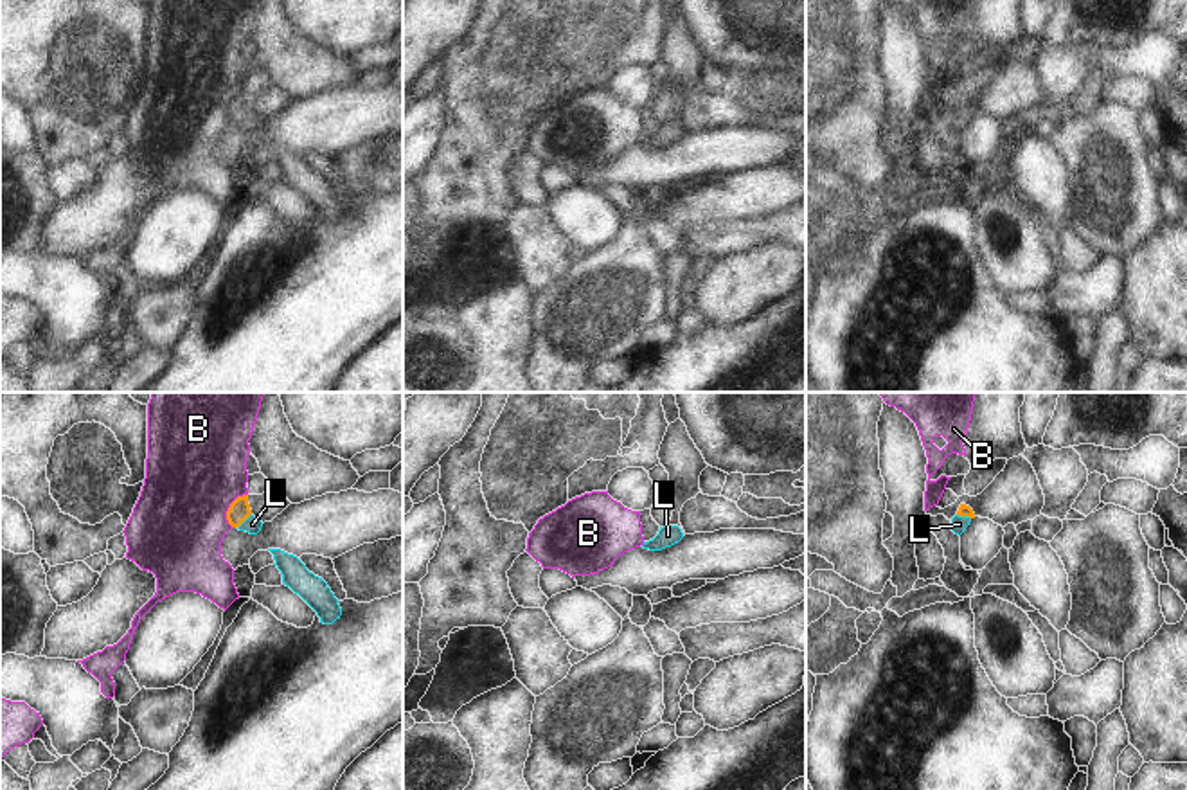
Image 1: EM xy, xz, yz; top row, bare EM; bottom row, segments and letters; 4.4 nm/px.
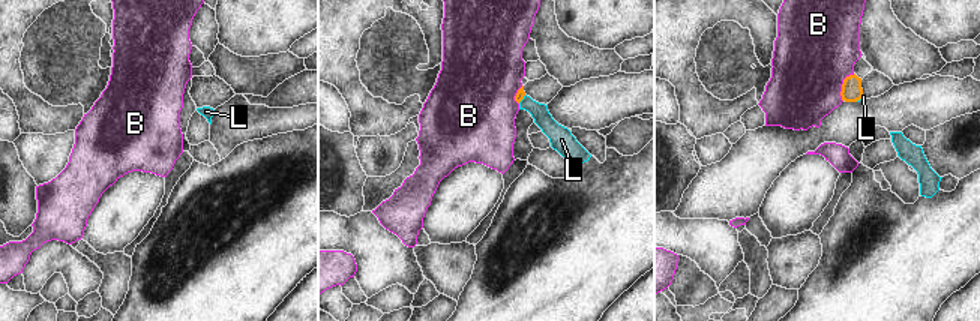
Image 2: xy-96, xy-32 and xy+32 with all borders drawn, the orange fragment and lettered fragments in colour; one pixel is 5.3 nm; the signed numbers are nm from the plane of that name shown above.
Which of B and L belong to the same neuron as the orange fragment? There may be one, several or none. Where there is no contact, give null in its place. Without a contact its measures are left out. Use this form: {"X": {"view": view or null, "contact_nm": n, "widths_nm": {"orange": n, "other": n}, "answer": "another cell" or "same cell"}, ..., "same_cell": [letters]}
{"B": {"view": "xy", "contact_nm": 170, "widths_nm": {"orange": 100, "other": 440}, "answer": "another cell"}, "L": {"view": "xy", "contact_nm": 90, "widths_nm": {"orange": 100, "other": 70}, "answer": "same cell"}, "same_cell": ["L"]}

